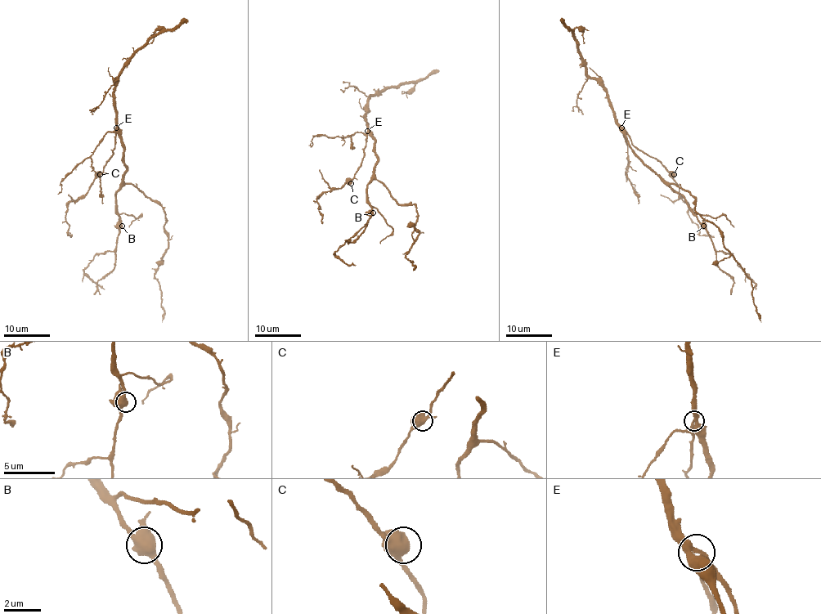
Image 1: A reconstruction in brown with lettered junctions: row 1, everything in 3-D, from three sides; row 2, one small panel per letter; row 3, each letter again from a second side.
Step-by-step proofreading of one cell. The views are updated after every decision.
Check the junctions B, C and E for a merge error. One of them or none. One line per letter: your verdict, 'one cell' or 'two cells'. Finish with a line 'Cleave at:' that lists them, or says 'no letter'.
B: one cell
C: one cell
E: one cell
Cleave at: no letter

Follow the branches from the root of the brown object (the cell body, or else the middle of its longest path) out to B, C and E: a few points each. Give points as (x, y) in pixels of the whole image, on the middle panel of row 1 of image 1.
B: (374, 163), (374, 177), (367, 189), (367, 201), (373, 212)
C: (374, 163), (377, 160), (374, 140), (368, 134), (361, 166), (351, 183)
E: (374, 163), (377, 160), (374, 140), (367, 131)

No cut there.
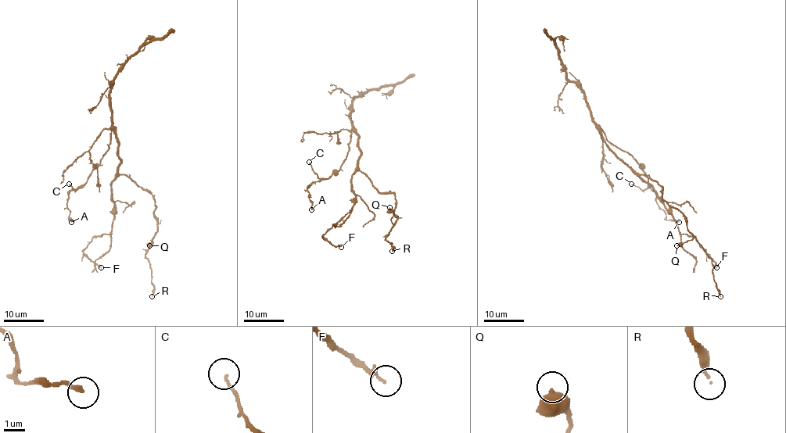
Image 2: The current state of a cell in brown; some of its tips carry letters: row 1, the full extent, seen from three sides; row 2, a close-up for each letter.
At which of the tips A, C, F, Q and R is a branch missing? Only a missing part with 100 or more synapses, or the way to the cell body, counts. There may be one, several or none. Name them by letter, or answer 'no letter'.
no letter

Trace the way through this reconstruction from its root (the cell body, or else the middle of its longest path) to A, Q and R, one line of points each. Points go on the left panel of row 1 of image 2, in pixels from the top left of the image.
A: (118, 166), (118, 140), (111, 130), (108, 149), (100, 163), (83, 184), (69, 193), (66, 208), (71, 222)
Q: (118, 166), (120, 173), (123, 173), (146, 190), (155, 201), (156, 233), (149, 245)
R: (118, 166), (120, 173), (146, 190), (155, 201), (156, 233), (145, 255), (152, 270), (152, 296)

